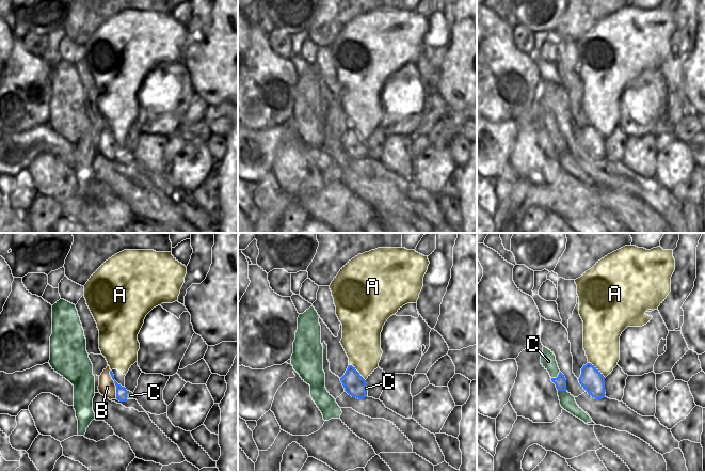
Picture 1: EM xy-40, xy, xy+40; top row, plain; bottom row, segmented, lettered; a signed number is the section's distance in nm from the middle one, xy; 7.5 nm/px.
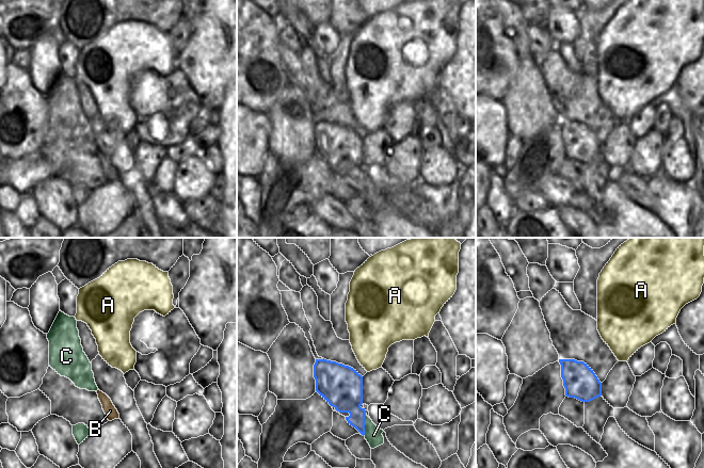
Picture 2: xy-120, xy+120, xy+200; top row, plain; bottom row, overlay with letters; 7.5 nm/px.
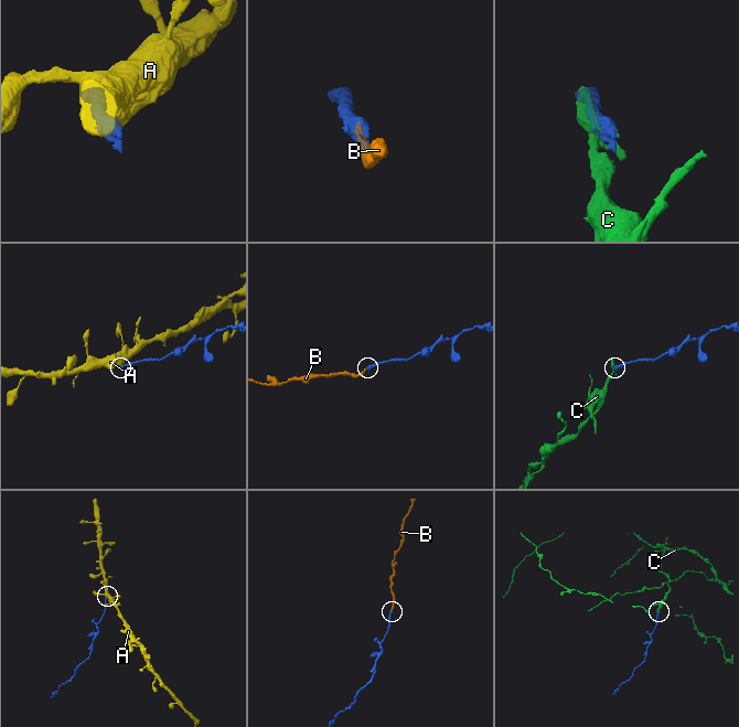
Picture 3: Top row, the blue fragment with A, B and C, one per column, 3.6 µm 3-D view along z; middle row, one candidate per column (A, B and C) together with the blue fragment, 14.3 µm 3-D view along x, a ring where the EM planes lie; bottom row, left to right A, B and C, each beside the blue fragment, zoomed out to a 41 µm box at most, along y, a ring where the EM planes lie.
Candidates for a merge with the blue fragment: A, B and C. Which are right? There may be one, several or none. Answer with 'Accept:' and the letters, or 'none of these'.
Accept: B

